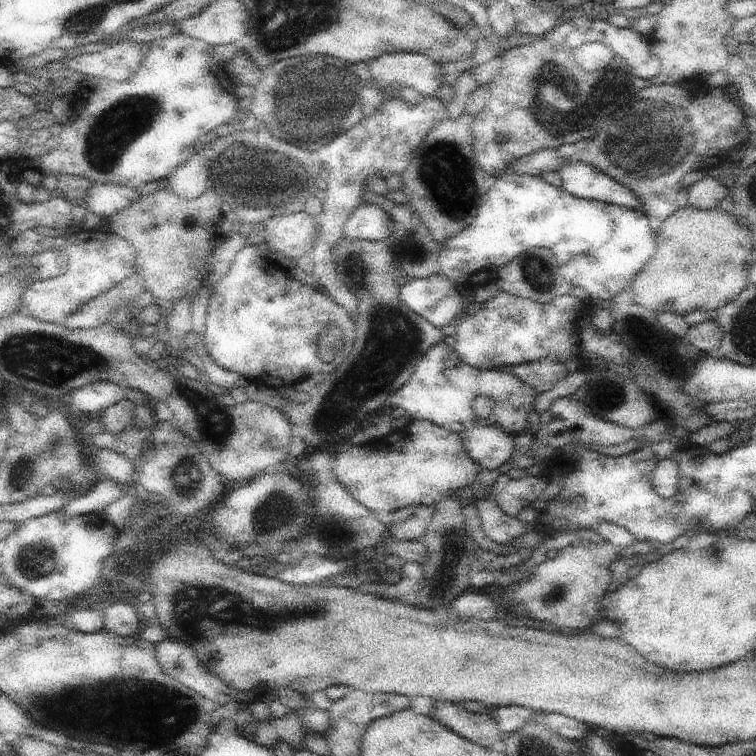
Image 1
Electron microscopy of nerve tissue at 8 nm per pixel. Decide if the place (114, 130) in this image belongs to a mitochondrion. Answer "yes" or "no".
yes

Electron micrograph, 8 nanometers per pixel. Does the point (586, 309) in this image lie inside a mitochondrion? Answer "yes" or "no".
no

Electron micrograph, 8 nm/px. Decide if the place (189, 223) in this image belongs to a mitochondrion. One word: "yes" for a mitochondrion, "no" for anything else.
no

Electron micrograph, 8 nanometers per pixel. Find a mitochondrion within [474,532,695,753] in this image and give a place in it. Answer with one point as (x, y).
(557, 592)

